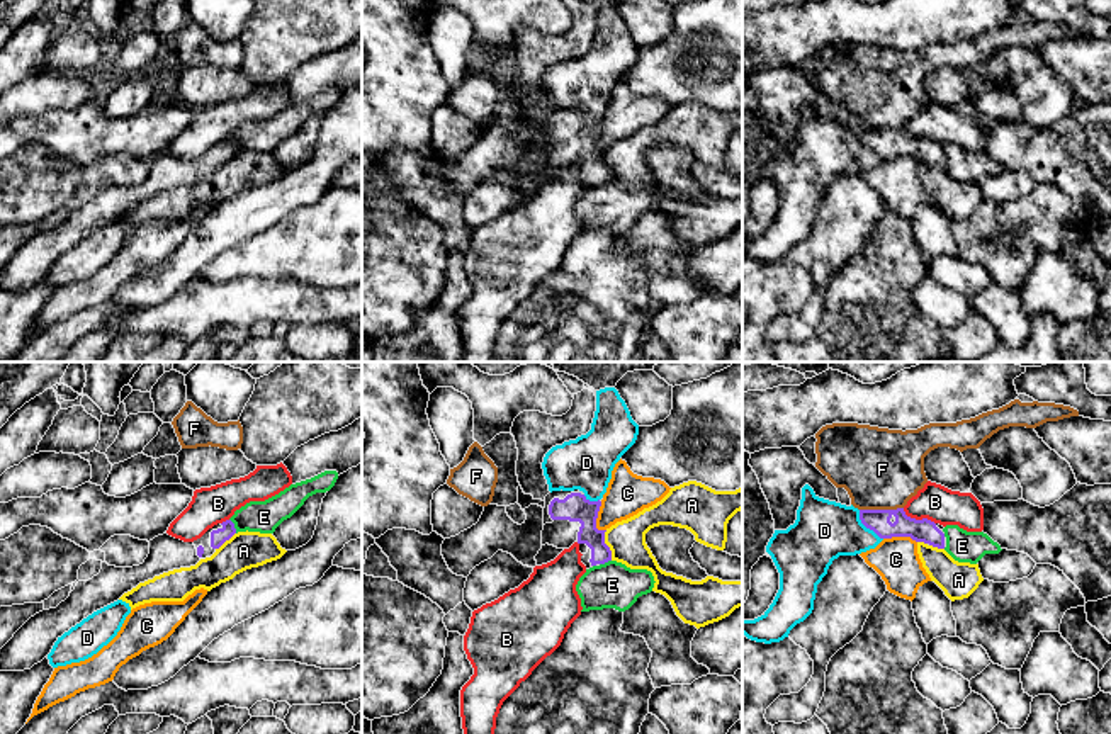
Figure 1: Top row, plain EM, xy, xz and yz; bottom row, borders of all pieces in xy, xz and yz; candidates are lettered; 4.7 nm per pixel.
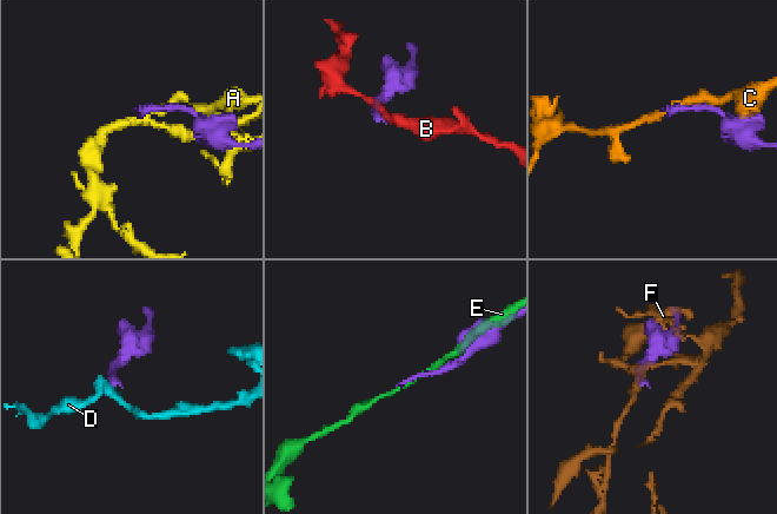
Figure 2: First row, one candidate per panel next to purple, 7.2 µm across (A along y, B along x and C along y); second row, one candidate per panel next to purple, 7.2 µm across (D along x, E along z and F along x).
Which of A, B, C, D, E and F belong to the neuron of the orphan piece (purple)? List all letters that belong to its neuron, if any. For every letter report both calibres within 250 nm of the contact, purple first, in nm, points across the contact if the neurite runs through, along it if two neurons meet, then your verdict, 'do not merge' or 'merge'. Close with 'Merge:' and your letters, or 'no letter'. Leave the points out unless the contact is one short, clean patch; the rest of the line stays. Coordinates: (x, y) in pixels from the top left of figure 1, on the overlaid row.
A: 140/180 nm | do not merge
B: 110/170 nm | do not merge
C: 140/200 nm | do not merge
D: 110/280 nm | along yz (858, 510), (858, 519), (882, 539) | do not merge
E: 80/150 nm | do not merge
F: 110/380 nm | do not merge
Merge: no letter

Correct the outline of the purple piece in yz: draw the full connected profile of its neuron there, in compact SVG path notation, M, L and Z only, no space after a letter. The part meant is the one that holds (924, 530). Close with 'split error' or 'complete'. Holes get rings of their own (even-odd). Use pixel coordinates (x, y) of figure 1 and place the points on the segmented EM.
M904 508L860 510L860 520L880 539L911 537L916 542L945 549L945 534L936 527L936 523L928 518L911 518L905 515Z | complete

